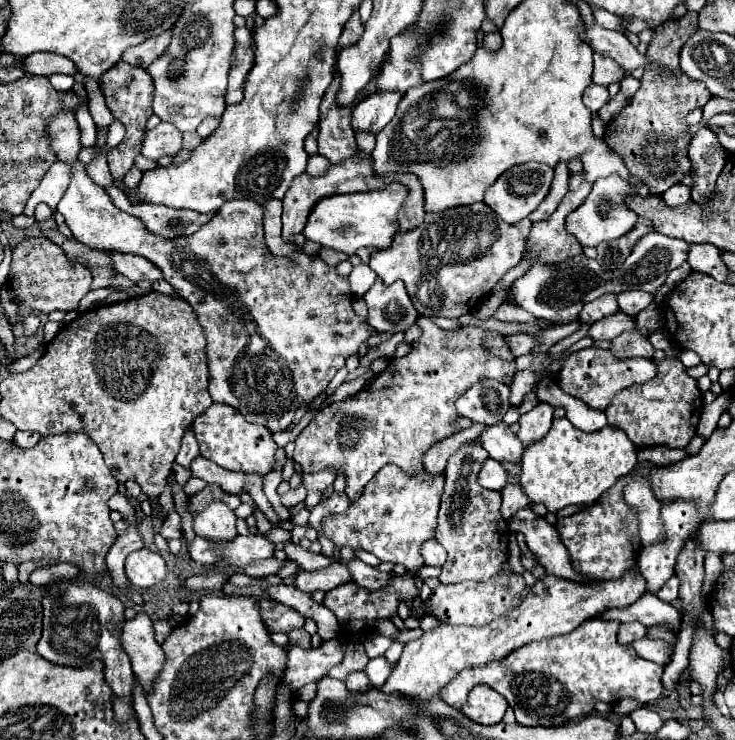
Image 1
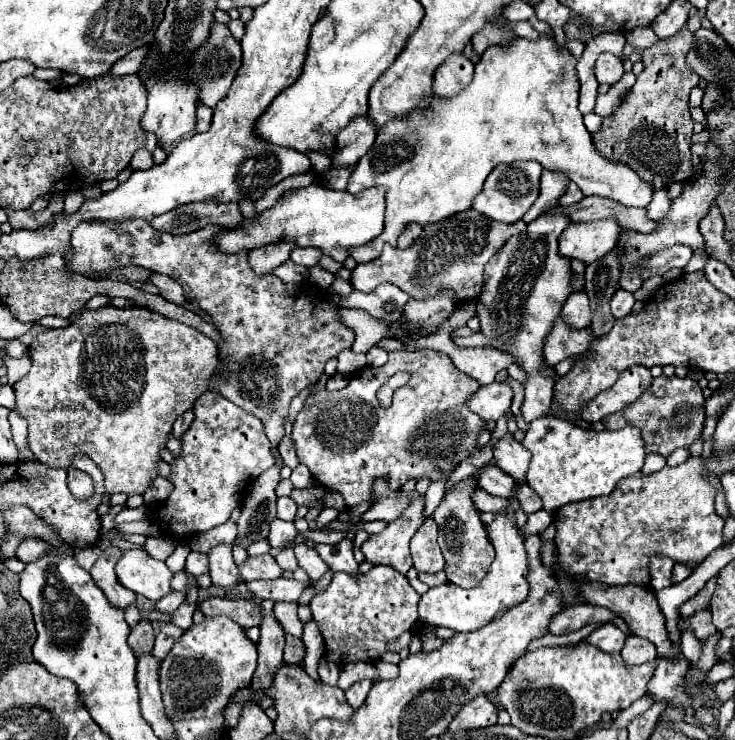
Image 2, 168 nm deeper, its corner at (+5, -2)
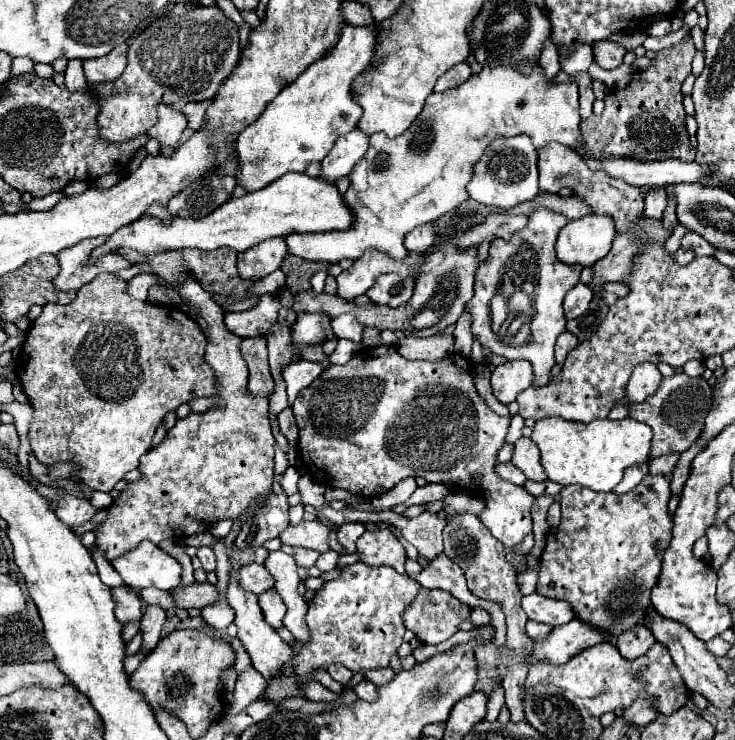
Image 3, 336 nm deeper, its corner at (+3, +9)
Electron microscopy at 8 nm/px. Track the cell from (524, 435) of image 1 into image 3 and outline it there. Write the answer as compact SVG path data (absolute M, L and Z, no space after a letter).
M539 209L529 215L527 227L509 241L491 241L489 257L475 273L475 295L467 303L473 315L473 335L495 355L529 361L533 365L533 387L543 387L551 381L553 345L567 323L561 303L565 293L579 283L583 269L581 265L563 265L555 257L555 241L565 223L567 217L551 213L551 209Z

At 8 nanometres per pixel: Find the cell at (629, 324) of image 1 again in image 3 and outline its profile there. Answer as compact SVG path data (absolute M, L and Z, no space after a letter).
M569 331L561 333L561 335L557 337L557 343L555 343L555 361L557 361L557 363L563 363L565 357L567 357L567 353L569 353L577 343L579 343L579 339L577 339L573 333L569 333Z

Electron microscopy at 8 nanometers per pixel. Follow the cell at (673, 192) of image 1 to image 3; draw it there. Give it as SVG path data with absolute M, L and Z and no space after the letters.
M653 189L645 195L645 215L651 219L659 219L667 207L665 189Z

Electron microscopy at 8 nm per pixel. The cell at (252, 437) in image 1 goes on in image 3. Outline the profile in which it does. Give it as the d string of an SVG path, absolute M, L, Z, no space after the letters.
M183 277L179 295L209 341L205 361L215 373L219 393L213 395L215 407L179 419L165 439L141 457L143 479L121 491L121 497L107 509L107 519L95 531L97 547L105 551L107 561L127 553L143 539L157 545L167 537L181 539L209 531L215 521L239 517L251 499L271 491L275 437L267 417L267 397L251 395L247 389L249 371L239 353L241 337L227 331L223 309L193 277Z

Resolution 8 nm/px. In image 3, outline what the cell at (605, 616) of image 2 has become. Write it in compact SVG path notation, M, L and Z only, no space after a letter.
M539 593L523 597L523 611L527 613L529 619L539 621L539 623L547 623L553 627L565 625L571 619L575 619L575 613L567 601L547 599Z

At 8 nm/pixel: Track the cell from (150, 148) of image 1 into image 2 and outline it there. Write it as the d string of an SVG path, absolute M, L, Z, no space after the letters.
M141 148L133 154L133 160L131 160L131 168L133 170L149 170L153 166L153 156L149 150Z

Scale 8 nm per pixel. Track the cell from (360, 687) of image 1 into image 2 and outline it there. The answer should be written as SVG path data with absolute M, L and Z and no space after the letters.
M361 680L361 682L353 684L353 686L351 686L351 688L345 692L345 698L347 698L349 706L353 706L353 708L359 708L359 706L365 702L365 698L367 698L369 690L371 690L371 684L369 684L369 680Z

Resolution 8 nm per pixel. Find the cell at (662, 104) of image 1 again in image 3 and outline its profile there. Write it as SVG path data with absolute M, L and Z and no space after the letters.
M691 35L681 43L655 53L651 67L635 71L631 83L625 89L611 91L605 97L605 111L601 117L591 115L581 121L583 145L591 157L633 157L641 161L695 161L695 149L685 129L685 109L681 85L691 75L691 61L695 57L695 45Z

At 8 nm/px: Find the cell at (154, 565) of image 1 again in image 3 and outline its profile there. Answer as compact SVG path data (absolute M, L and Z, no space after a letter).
M141 541L135 549L113 559L111 565L131 589L157 587L173 591L181 581L179 561L151 541Z

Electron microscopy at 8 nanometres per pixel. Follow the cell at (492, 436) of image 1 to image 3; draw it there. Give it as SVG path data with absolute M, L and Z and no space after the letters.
M521 437L519 441L515 441L515 451L513 451L513 459L511 463L515 467L519 467L527 479L533 479L533 481L545 481L545 473L543 473L543 467L539 463L539 447L527 439L527 437Z

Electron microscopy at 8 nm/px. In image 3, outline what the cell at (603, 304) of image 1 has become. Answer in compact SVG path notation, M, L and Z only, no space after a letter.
M579 283L575 285L567 295L565 295L565 301L563 301L563 309L565 309L565 317L567 319L575 319L579 315L583 315L589 307L589 301L591 301L593 293L587 285Z

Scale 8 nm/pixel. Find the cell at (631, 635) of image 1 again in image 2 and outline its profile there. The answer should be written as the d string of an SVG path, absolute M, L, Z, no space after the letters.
M603 624L601 628L597 628L595 632L591 632L591 634L585 638L587 644L593 644L593 646L597 646L599 650L603 650L603 652L607 652L607 654L617 654L617 652L621 652L625 640L627 640L627 634L621 632L621 630L619 630L617 626L613 626L613 624Z

